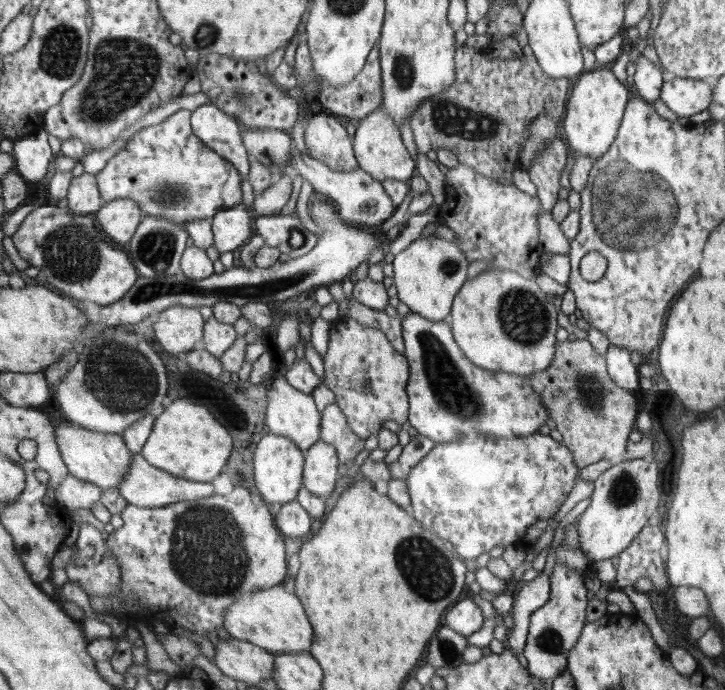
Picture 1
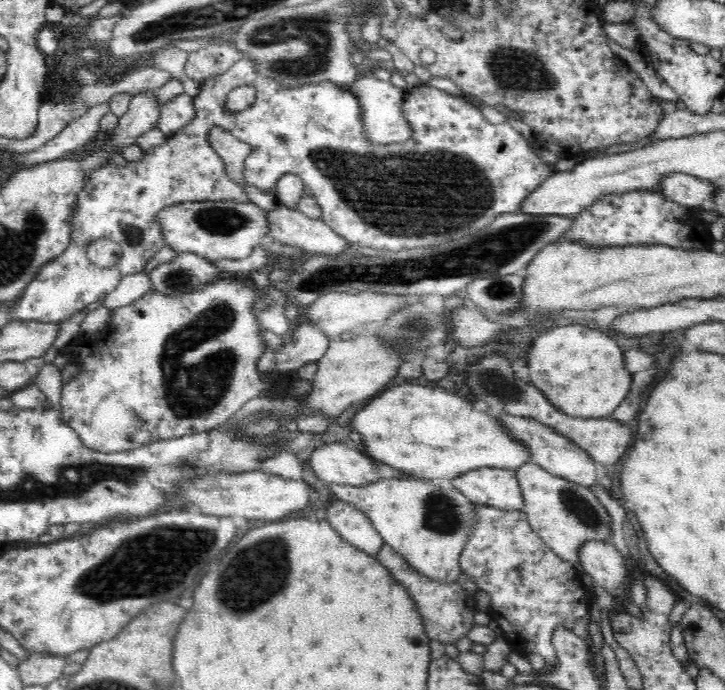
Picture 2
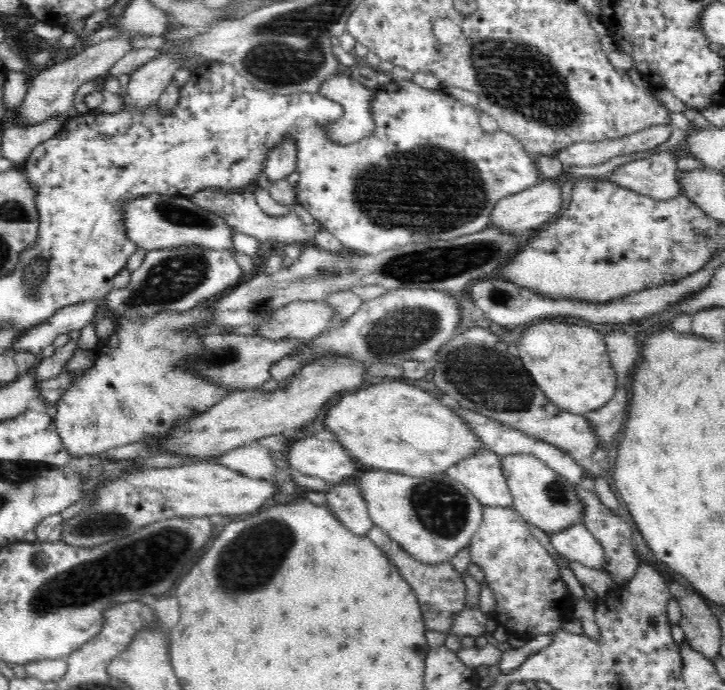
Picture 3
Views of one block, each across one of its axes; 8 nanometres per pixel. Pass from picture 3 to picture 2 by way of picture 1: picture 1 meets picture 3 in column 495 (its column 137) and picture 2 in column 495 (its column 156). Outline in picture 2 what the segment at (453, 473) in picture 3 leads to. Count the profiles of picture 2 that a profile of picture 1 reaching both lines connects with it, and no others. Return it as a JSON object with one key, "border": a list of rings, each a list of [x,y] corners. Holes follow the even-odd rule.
{"border":[[[485,467],[463,473],[451,484],[476,505],[502,511],[522,511],[522,489],[515,474],[512,470]]]}

